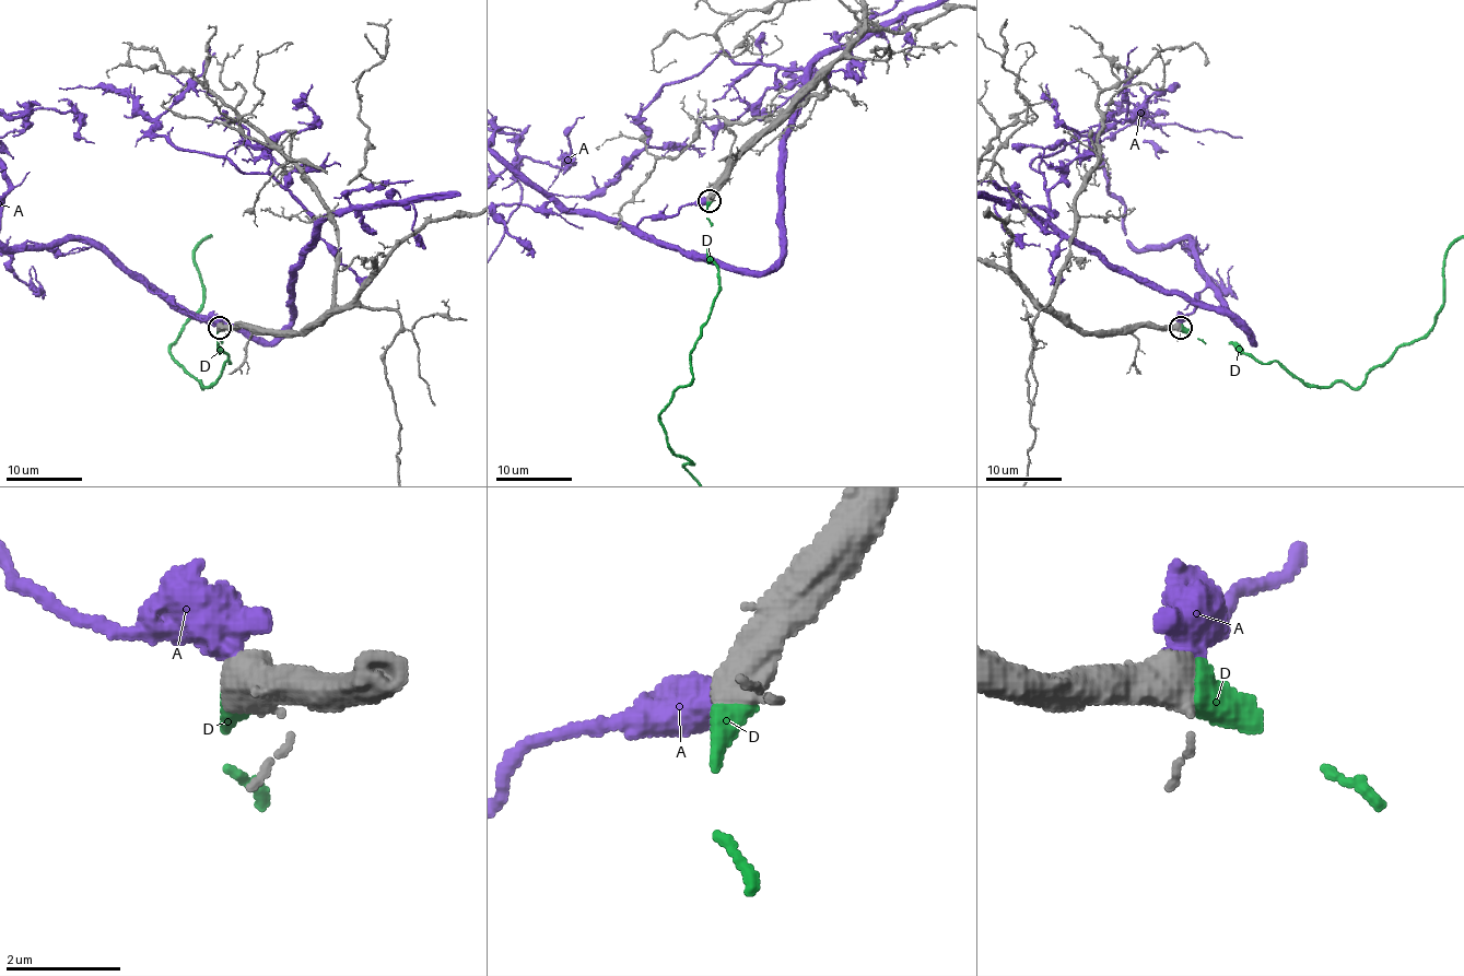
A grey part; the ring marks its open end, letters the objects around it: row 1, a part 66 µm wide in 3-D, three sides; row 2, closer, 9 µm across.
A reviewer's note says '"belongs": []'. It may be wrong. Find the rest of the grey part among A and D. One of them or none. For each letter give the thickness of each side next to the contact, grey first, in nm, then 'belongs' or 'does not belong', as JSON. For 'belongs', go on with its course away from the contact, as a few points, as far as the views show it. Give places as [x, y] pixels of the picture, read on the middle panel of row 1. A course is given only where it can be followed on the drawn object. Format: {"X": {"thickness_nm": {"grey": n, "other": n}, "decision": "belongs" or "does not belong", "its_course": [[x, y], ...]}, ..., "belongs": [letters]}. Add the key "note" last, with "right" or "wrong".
{"A": {"thickness_nm": {"grey": 480, "other": 750}, "decision": "does not belong"}, "D": {"thickness_nm": {"grey": 480, "other": 600}, "decision": "belongs"}, "belongs": ["D"], "note": "wrong"}

